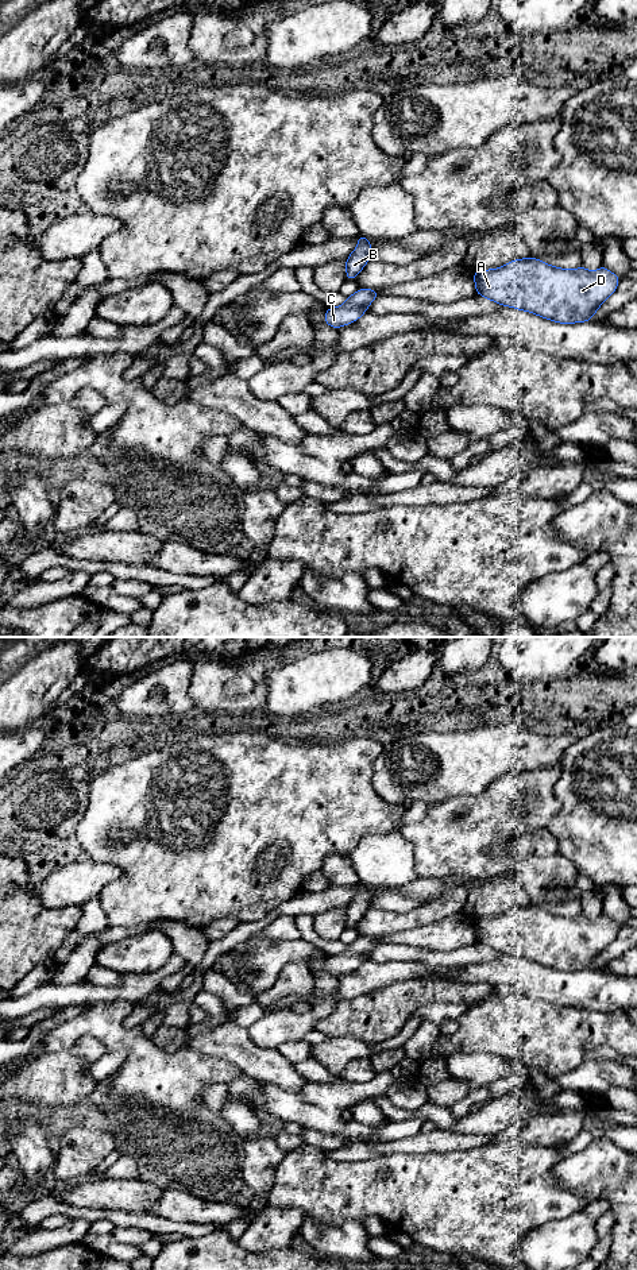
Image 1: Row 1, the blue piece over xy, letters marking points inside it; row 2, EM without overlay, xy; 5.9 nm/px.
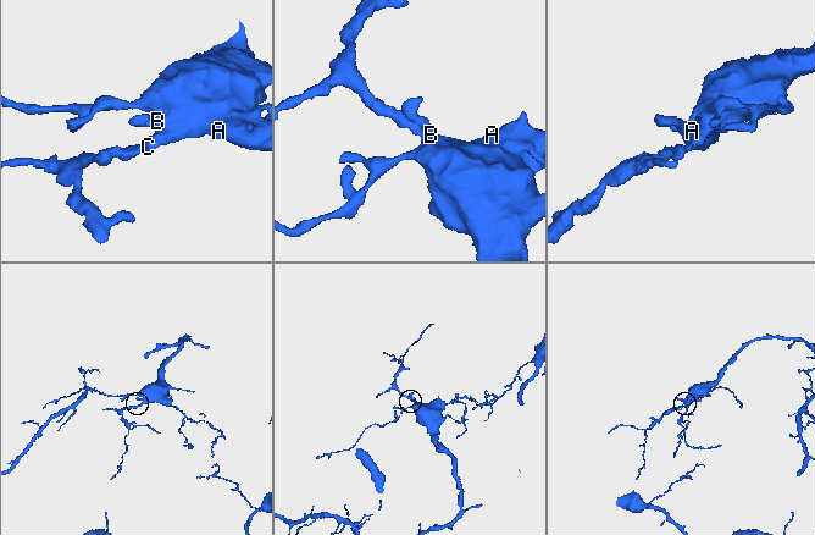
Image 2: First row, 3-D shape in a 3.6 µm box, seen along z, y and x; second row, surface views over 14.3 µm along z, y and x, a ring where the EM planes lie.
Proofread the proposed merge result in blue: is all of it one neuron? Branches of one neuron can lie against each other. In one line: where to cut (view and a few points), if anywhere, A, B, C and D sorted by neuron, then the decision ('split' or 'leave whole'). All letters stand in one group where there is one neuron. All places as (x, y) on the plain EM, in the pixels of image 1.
no cut; A B C D; leave whole

